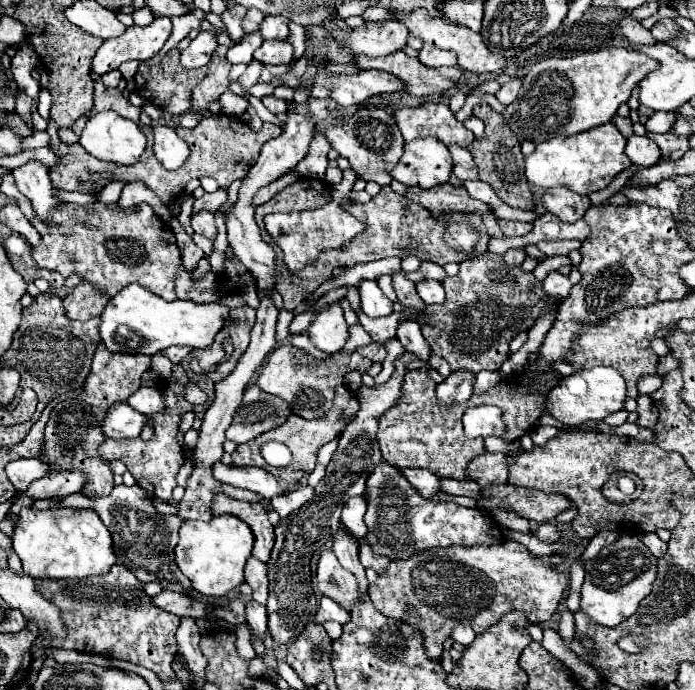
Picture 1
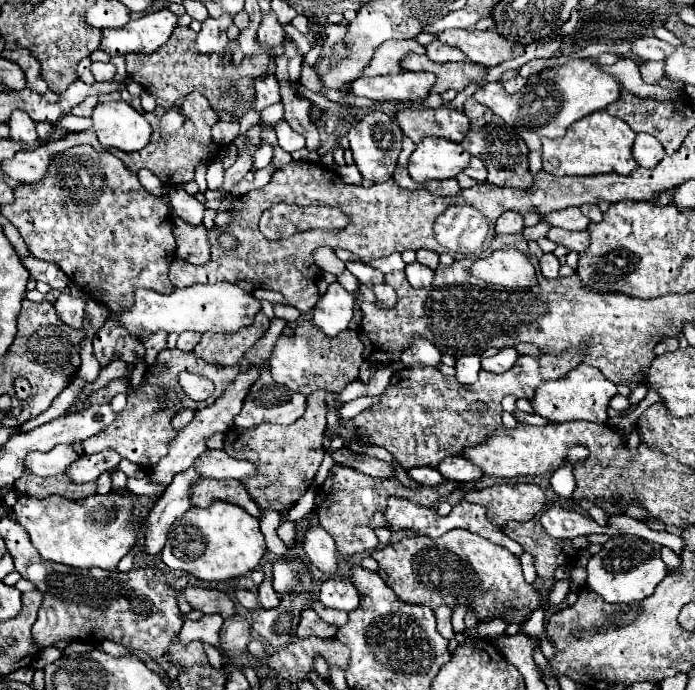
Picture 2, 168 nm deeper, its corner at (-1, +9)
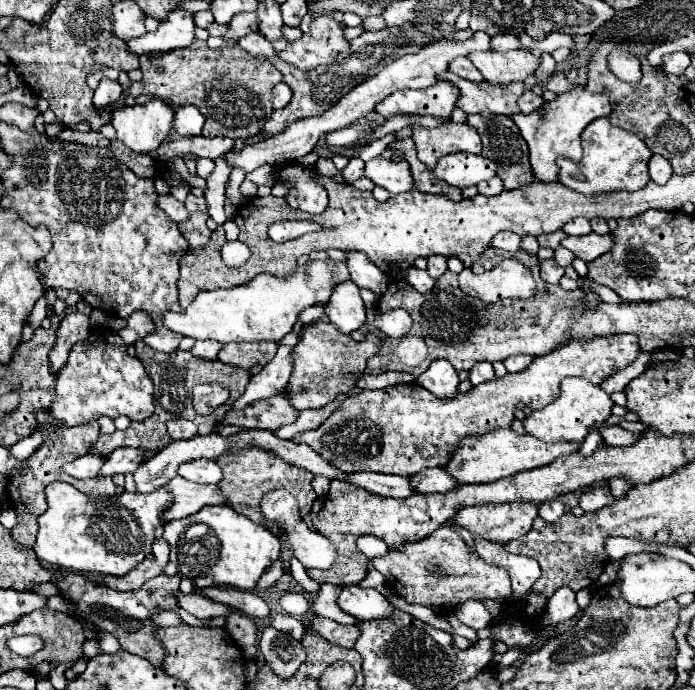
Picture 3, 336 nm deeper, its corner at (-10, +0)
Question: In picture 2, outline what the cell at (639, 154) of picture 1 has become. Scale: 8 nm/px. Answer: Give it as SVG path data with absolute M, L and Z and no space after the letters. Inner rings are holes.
M638 134L636 142L634 142L634 160L642 166L642 168L654 168L662 158L664 158L664 150L662 144L656 142L654 136L648 134Z

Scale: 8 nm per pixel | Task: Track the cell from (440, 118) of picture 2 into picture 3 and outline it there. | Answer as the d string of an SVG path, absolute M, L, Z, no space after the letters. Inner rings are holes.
M443 123L435 129L413 125L413 141L417 147L417 157L429 169L437 165L437 161L449 153L481 153L481 139L475 127L467 123Z

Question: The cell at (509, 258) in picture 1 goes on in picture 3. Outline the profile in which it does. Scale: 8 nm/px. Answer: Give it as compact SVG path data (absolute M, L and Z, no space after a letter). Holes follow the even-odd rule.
M555 231L555 233L543 233L543 235L539 235L539 237L537 237L537 241L539 241L539 245L541 245L541 247L557 249L563 237L565 237L565 233L563 233L563 231Z

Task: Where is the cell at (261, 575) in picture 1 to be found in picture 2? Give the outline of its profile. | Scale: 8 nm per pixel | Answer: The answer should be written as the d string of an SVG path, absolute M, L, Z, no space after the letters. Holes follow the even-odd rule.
M264 578L264 582L260 584L258 600L260 600L262 608L276 608L280 604L280 600L278 600L274 588L272 588L272 580L270 578Z

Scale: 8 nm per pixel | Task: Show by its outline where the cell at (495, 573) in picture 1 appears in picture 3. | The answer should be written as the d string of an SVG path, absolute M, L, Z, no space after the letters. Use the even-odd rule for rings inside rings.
M453 520L447 521L429 537L407 543L401 551L391 549L385 557L373 559L373 567L385 575L391 593L403 597L407 603L429 607L437 615L449 615L459 603L469 599L493 599L503 605L517 603L509 573L503 571L503 567L483 563L483 559L479 559L479 555L451 529L452 523Z

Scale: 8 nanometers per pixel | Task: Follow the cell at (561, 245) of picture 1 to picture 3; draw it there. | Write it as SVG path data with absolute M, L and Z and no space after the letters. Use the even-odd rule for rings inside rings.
M589 233L587 237L565 237L561 241L561 245L569 251L575 253L575 257L591 263L597 257L601 257L605 251L611 249L613 239L611 235L597 235L597 233Z

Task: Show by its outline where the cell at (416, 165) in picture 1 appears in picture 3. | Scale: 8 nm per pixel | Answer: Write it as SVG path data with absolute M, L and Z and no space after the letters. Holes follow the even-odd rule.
M451 153L439 159L435 169L431 171L435 179L445 181L449 185L455 185L459 189L477 185L481 181L487 181L495 175L495 163L471 153Z

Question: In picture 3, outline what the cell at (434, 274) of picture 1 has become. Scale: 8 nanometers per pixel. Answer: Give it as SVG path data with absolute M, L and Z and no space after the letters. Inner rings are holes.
M433 255L427 259L427 273L433 275L433 279L439 279L447 271L447 257Z

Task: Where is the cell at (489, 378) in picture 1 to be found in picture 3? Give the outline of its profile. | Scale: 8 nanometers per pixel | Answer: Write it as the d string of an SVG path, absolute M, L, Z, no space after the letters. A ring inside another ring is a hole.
M515 355L515 357L507 357L507 359L503 361L503 365L507 367L509 373L517 373L517 371L527 369L527 365L529 365L531 361L533 361L533 357L529 357L529 355Z

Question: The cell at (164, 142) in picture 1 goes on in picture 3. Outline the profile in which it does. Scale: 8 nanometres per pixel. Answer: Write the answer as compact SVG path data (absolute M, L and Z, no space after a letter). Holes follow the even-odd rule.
M179 107L175 111L173 129L181 137L195 137L195 135L201 135L203 123L205 123L205 119L203 119L203 115L195 107Z

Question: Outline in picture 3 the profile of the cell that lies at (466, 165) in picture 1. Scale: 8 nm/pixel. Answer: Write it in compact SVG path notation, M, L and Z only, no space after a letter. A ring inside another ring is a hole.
M491 177L489 181L479 183L477 189L479 189L479 193L483 193L483 195L499 195L499 193L503 191L503 183L501 183L499 177Z

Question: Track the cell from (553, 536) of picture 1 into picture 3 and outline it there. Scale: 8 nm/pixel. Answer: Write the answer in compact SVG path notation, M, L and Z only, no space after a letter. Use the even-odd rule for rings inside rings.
M557 499L545 501L539 505L539 517L543 517L547 523L557 523L565 513L565 505Z

